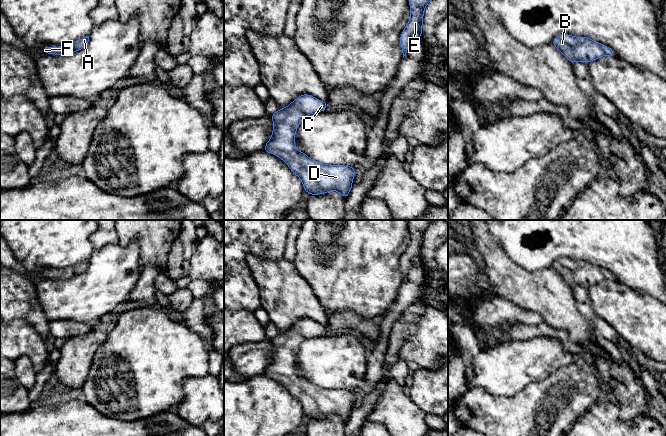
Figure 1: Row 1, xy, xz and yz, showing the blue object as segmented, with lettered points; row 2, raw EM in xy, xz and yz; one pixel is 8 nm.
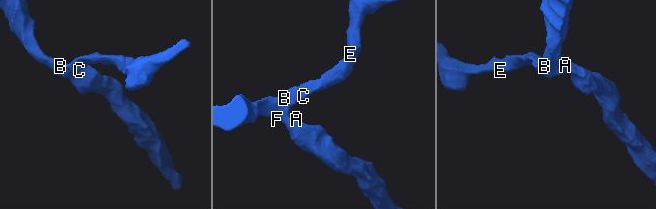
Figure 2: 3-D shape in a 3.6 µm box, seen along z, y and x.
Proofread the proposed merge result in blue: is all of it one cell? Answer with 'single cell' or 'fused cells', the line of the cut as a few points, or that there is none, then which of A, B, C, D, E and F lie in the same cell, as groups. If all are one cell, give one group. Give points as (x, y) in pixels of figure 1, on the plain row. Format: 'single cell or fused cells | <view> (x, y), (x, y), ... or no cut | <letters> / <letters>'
single cell | no cut | A B C D E F

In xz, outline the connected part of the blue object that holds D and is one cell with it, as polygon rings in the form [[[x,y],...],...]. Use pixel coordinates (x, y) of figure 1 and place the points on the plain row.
[[[302,318],[287,331],[271,338],[273,355],[263,375],[275,378],[298,400],[304,415],[320,419],[333,414],[345,423],[353,410],[354,390],[329,389],[317,386],[295,373],[295,358],[301,344],[309,338],[323,336],[328,325],[323,326],[309,318]]]

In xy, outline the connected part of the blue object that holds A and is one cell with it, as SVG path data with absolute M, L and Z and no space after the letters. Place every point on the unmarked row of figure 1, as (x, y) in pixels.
M89 260L83 261L74 266L64 268L60 271L52 272L50 270L45 270L43 272L43 276L44 278L67 279L67 278L71 278L76 275L79 275L83 273L84 271L86 271L86 269L88 268L88 265L89 265Z

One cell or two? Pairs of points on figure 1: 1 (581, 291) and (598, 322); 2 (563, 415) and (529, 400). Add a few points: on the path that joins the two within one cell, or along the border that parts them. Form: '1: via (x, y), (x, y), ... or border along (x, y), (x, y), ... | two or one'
1: via (582, 299), (584, 307), (590, 314) | one
2: via (557, 406), (554, 403), (538, 403) | one

